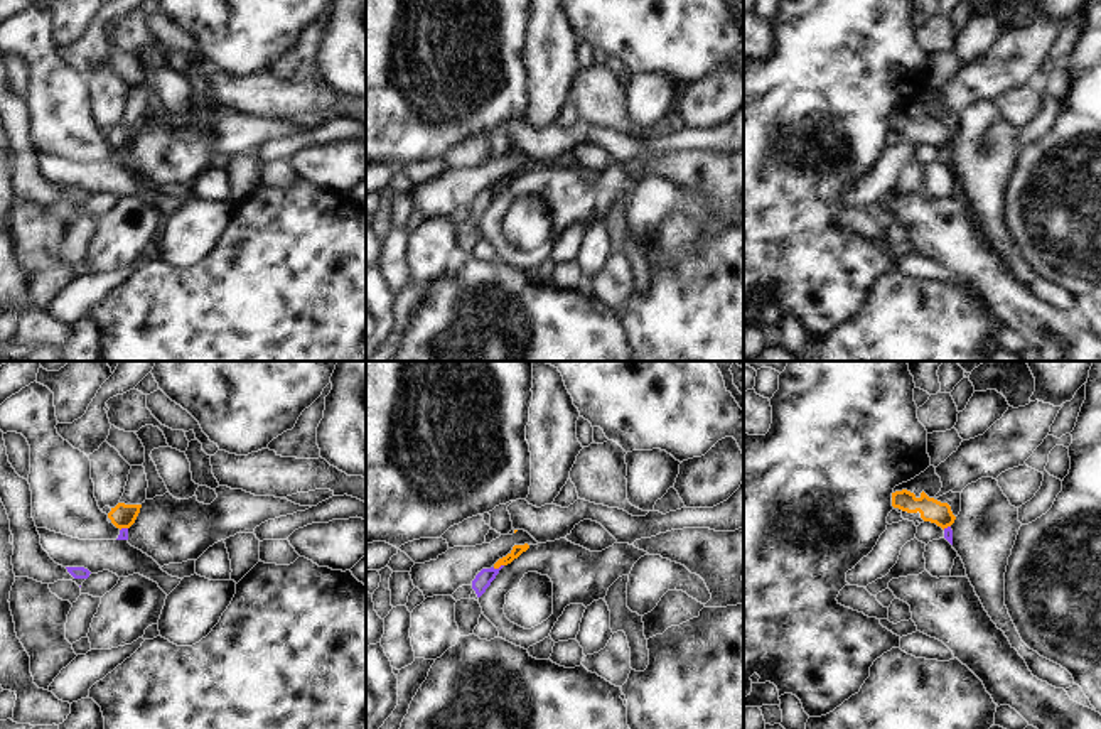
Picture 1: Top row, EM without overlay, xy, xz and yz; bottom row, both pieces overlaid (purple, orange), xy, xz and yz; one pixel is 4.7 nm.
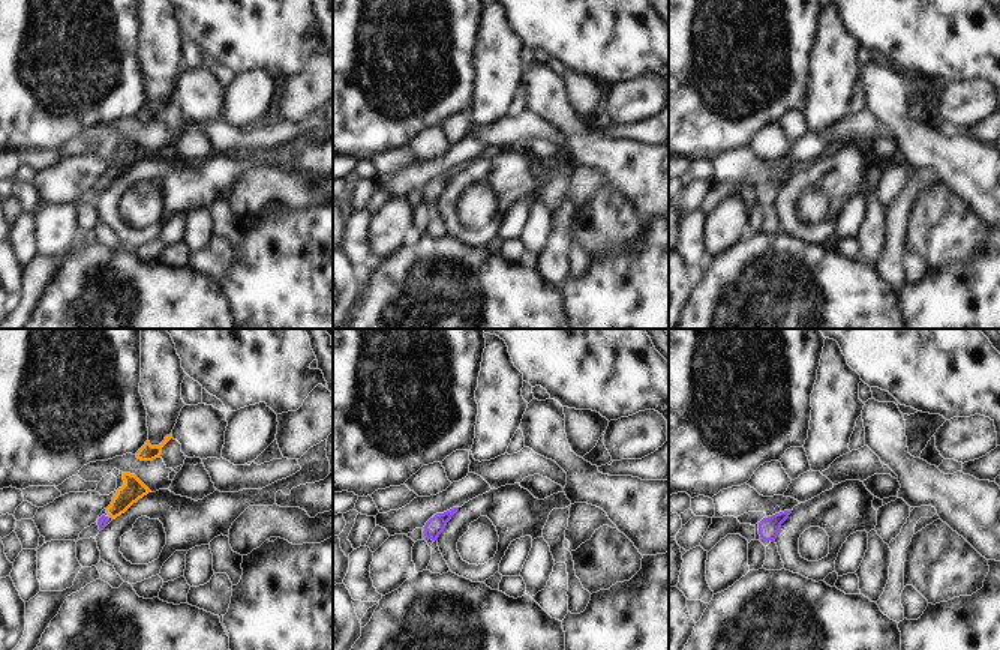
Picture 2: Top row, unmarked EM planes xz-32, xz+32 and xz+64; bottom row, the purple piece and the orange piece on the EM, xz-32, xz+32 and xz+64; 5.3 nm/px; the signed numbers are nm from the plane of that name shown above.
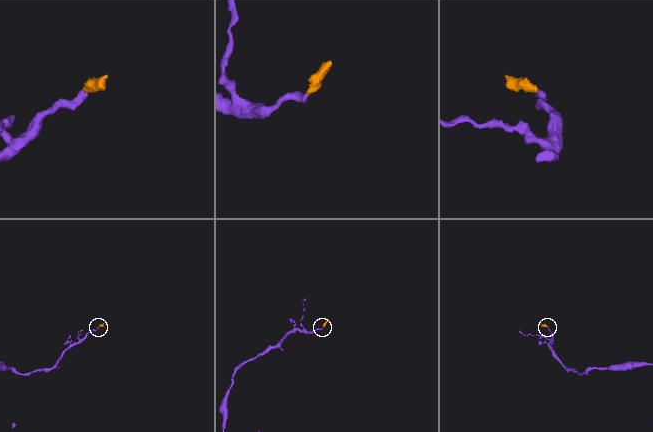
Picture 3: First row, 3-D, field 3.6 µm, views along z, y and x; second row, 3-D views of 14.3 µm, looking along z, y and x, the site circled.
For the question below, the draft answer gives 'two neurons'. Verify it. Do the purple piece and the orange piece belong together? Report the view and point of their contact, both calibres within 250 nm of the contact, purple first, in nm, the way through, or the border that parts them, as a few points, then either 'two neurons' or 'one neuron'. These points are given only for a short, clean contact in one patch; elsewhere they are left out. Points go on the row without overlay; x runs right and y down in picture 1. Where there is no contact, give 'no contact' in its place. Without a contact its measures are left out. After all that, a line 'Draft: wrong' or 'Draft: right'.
meets purple in xz at (499, 189); 80 nm thick on the purple side, 50 nm on the other; runs through xz (486, 198), (499, 189), (516, 172); one neuron
Draft: wrong

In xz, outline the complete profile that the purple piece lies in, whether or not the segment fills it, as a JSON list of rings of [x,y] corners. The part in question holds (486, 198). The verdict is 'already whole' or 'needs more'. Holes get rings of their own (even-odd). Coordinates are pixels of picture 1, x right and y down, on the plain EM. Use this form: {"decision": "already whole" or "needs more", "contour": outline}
{"decision": "needs more", "contour": [[[528,165],[514,167],[513,172],[506,179],[499,181],[491,191],[482,191],[472,202],[472,211],[475,213],[477,219],[481,219],[486,214],[486,211],[491,208],[491,204],[496,201],[496,197],[504,187],[511,186],[528,170]]]}

